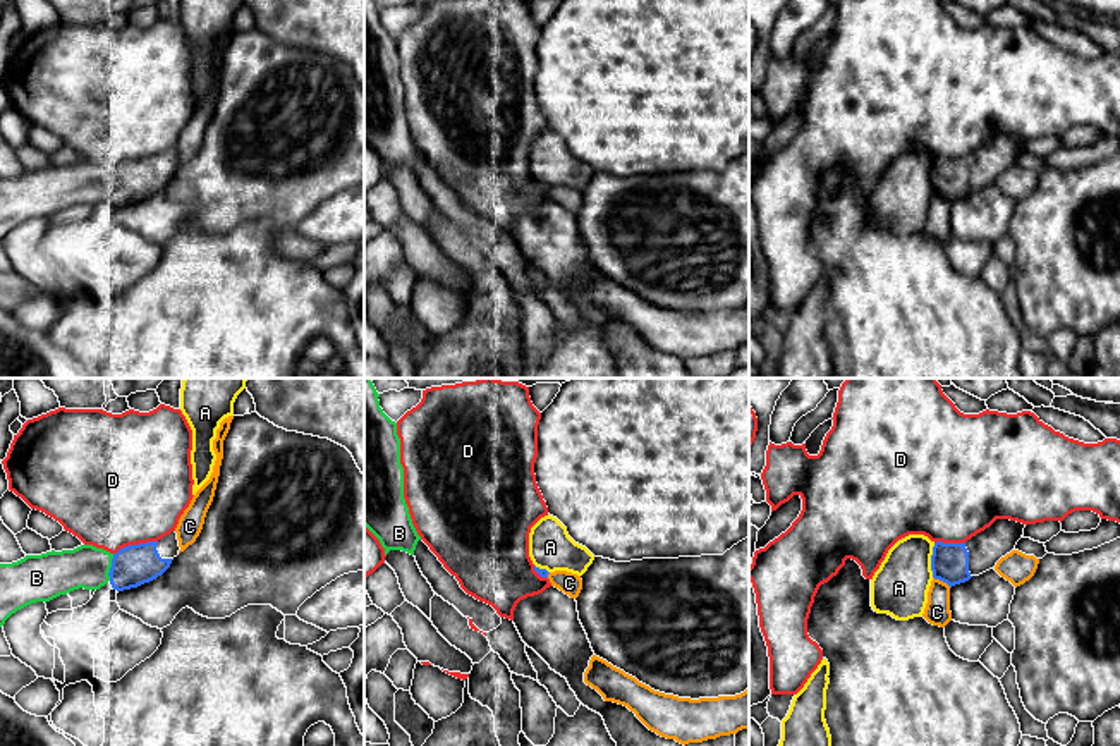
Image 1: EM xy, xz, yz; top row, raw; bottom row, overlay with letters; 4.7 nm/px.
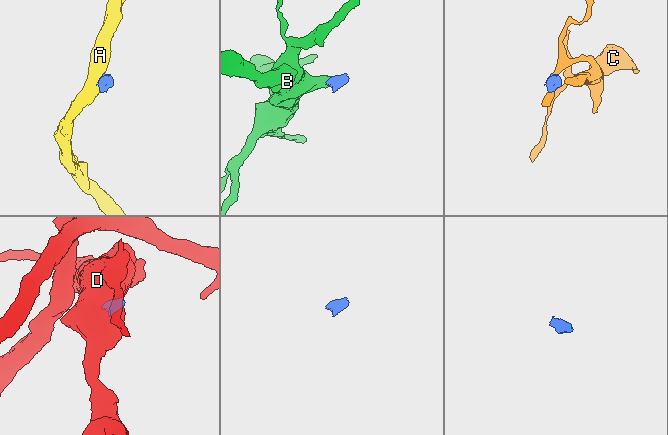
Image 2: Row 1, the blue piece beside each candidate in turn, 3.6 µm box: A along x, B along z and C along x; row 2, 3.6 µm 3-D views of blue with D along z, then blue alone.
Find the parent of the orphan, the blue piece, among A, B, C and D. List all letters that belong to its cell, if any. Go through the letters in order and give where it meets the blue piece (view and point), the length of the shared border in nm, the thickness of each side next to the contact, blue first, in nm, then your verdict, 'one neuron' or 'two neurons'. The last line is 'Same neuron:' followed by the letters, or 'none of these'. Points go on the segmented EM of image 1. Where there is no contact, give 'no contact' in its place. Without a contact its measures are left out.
A: yz (931, 561) | 160 nm | 180/260 nm | two neurons
B: xy (110, 568) | 130 nm | 190/200 nm | two neurons
C: yz (942, 580) | 100 nm | 180/120 nm | two neurons
D: xy (134, 545) | 220 nm | 190/480 nm | two neurons
Same neuron: none of these

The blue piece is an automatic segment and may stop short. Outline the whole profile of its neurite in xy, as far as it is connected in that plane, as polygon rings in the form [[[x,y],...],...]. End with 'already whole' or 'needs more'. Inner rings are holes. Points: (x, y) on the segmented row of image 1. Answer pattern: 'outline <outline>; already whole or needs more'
outline [[[177,533],[158,541],[129,545],[113,553],[110,584],[117,591],[137,588],[161,576],[179,555]]]; needs more

